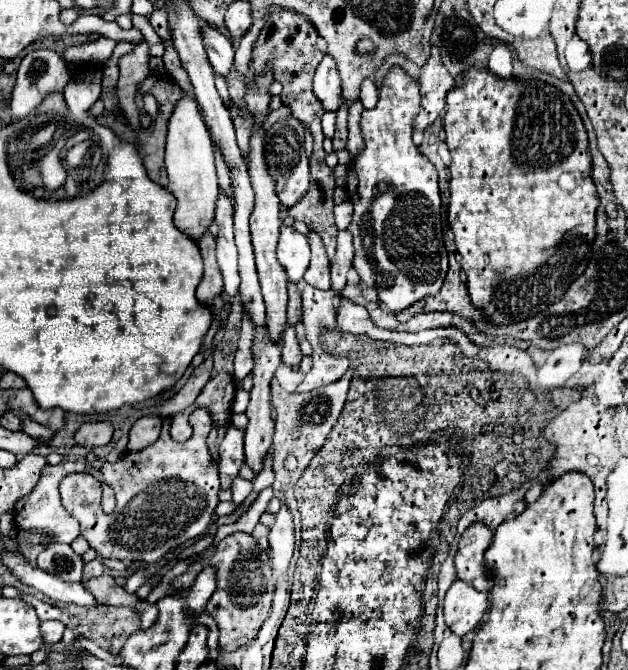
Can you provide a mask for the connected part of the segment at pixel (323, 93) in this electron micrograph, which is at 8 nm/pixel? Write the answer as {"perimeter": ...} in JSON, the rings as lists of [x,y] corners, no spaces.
{"perimeter":[[[328,54],[320,62],[320,66],[316,68],[314,94],[316,94],[316,98],[320,100],[320,104],[326,112],[336,112],[342,104],[340,76],[338,76],[338,70],[336,70],[336,62]]]}

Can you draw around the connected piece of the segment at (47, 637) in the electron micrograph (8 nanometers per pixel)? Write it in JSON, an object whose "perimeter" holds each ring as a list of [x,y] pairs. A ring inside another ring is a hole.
{"perimeter":[[[40,622],[40,632],[46,644],[56,644],[62,640],[66,626],[62,622]]]}

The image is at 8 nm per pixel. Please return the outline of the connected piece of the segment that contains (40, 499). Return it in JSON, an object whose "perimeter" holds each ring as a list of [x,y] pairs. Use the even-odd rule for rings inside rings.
{"perimeter":[[[64,460],[62,464],[56,464],[56,466],[44,466],[42,470],[42,478],[40,482],[36,484],[36,488],[20,498],[16,502],[16,514],[14,514],[14,524],[16,528],[20,530],[46,530],[54,536],[56,542],[64,542],[64,544],[72,544],[74,538],[78,538],[78,520],[72,518],[62,502],[60,502],[60,494],[58,494],[58,484],[64,476],[72,474],[72,472],[80,472],[80,462],[70,462],[70,460]]]}

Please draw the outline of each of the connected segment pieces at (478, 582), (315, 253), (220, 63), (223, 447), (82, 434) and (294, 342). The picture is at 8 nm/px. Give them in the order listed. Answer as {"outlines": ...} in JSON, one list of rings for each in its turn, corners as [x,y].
{"outlines":[[[[474,524],[462,534],[458,554],[454,558],[458,578],[480,592],[488,592],[492,588],[492,576],[484,564],[484,552],[488,550],[490,542],[492,530],[484,524]]],[[[310,232],[308,242],[310,242],[310,250],[312,250],[312,260],[310,260],[310,266],[304,274],[304,282],[312,284],[320,290],[330,290],[332,288],[332,284],[330,284],[330,262],[328,262],[322,238],[316,232]]],[[[210,24],[200,28],[200,32],[202,32],[204,48],[214,72],[226,76],[234,66],[234,48],[230,38],[224,34],[224,30]]],[[[228,426],[224,440],[220,442],[220,482],[222,488],[228,488],[238,476],[240,466],[244,464],[244,430]]],[[[86,422],[78,428],[76,432],[76,444],[86,446],[86,448],[96,448],[96,446],[106,446],[112,440],[114,426],[110,422]]],[[[288,326],[284,332],[284,344],[282,344],[282,362],[288,366],[298,366],[302,360],[302,350],[300,350],[300,342],[296,336],[294,326]]]]}

